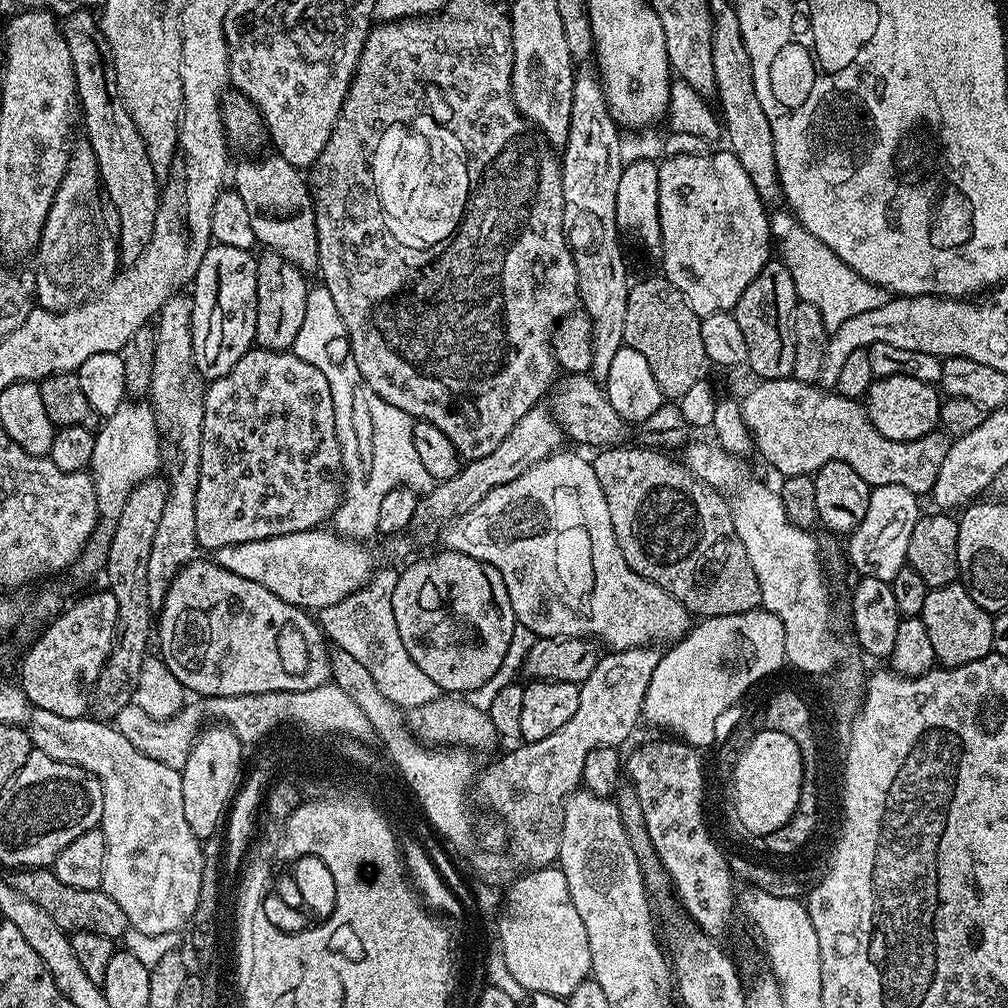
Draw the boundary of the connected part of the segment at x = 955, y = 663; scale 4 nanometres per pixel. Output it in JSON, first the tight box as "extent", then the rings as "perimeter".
{"extent":[919,583,993,668],"perimeter":[[[963,583],[947,584],[929,590],[919,617],[926,622],[926,634],[930,634],[934,654],[943,667],[957,668],[966,662],[981,660],[993,651],[993,613],[982,610],[982,606],[978,606],[974,598],[970,598]]]}

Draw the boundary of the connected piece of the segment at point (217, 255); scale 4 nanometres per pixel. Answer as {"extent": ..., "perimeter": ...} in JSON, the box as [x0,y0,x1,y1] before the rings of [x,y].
{"extent":[190,242,258,382],"perimeter":[[[216,242],[206,250],[202,266],[190,284],[192,297],[192,349],[196,369],[205,381],[211,382],[230,374],[238,362],[256,344],[256,319],[258,318],[258,274],[257,257],[247,248],[226,246]]]}

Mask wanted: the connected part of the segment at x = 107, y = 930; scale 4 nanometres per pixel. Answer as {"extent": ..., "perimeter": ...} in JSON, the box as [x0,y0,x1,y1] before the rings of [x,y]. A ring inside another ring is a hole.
{"extent":[6,867,129,942],"perimeter":[[[47,867],[12,870],[7,873],[6,879],[14,890],[18,890],[18,894],[30,898],[34,906],[42,906],[42,910],[46,910],[46,914],[50,914],[50,918],[54,918],[54,922],[58,922],[58,926],[69,933],[93,932],[116,942],[129,928],[126,914],[122,914],[118,902],[114,902],[114,898],[100,888],[66,886],[66,882],[58,882],[55,871]]]}

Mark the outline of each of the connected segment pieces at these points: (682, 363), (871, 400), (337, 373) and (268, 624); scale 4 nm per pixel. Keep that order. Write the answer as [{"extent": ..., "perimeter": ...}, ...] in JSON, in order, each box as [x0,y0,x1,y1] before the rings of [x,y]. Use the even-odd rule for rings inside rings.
[{"extent":[624,274,709,402],"perimeter":[[[656,274],[649,280],[640,280],[631,285],[628,290],[628,301],[626,302],[626,330],[624,331],[625,345],[646,358],[646,362],[658,381],[658,390],[672,402],[679,401],[682,396],[696,382],[705,375],[704,364],[709,363],[706,354],[706,346],[702,346],[702,330],[700,329],[701,317],[694,314],[694,310],[686,302],[686,298],[676,287],[665,280],[663,275]]]},{"extent":[866,376,941,442],"perimeter":[[[882,376],[873,379],[866,393],[870,422],[874,422],[878,434],[898,442],[910,442],[937,431],[941,403],[941,393],[933,385],[909,376]]]},{"extent":[291,286,358,412],"perimeter":[[[322,286],[308,289],[306,302],[306,318],[302,318],[302,327],[298,329],[298,338],[292,343],[291,352],[302,362],[310,362],[326,374],[326,382],[330,382],[330,394],[336,392],[334,410],[344,408],[344,412],[352,412],[352,404],[356,404],[356,373],[358,366],[352,368],[354,358],[352,347],[348,341],[348,331],[342,322],[342,314],[338,314],[338,306],[334,306],[334,298],[330,298],[330,290]]]},{"extent":[158,558,332,696],"perimeter":[[[197,558],[179,572],[158,608],[159,655],[189,693],[202,696],[245,696],[267,692],[305,692],[332,680],[329,641],[305,609],[282,602],[266,586],[238,578],[211,559]]]}]

